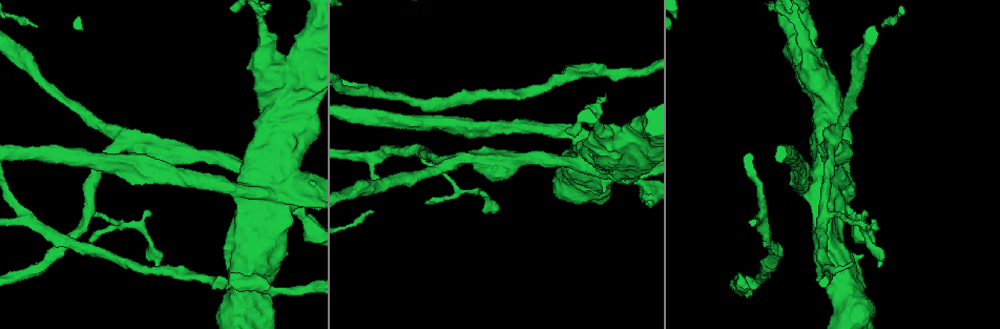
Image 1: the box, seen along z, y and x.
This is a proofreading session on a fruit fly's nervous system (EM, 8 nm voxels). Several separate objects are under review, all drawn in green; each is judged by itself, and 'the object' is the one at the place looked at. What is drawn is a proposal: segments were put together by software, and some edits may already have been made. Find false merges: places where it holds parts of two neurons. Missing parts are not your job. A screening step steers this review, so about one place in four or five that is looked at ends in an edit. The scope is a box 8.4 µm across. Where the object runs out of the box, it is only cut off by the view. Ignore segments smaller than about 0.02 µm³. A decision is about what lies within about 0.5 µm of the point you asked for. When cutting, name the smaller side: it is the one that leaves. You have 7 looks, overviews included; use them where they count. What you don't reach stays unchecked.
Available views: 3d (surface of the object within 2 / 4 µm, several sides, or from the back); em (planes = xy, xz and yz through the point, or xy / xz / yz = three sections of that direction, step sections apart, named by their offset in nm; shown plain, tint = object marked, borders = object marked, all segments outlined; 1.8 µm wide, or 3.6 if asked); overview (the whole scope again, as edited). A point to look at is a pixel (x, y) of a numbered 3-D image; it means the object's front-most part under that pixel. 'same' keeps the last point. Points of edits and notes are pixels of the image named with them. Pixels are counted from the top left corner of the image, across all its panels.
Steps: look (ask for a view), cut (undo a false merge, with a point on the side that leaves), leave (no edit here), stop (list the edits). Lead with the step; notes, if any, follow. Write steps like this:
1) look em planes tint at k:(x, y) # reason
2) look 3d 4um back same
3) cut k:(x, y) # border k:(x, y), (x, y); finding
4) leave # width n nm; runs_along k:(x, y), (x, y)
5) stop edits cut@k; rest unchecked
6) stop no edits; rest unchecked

look em 3.6um xz step 16 tint at 1:(795, 19) # thick turns thin

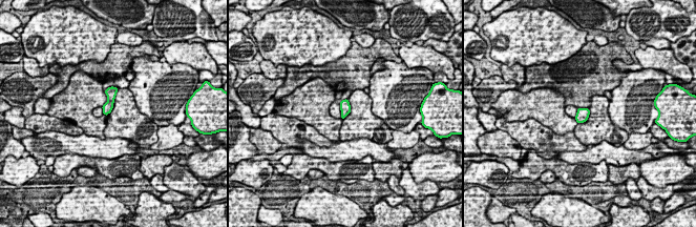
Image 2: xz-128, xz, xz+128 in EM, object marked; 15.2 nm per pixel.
look em 3.6um planes borders same

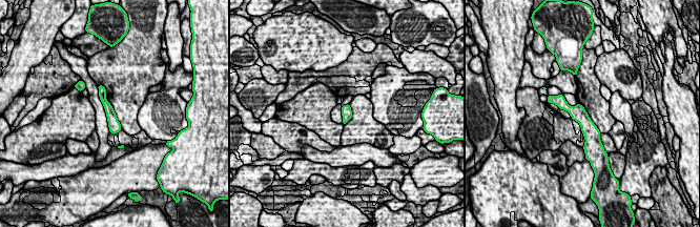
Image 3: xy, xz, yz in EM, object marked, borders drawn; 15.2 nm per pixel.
leave # runs_along 3:(559, 98), (587, 124), (589, 145); continuous, no second neuron

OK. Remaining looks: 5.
look em planes tint at 1:(640, 182) # thick turns thin

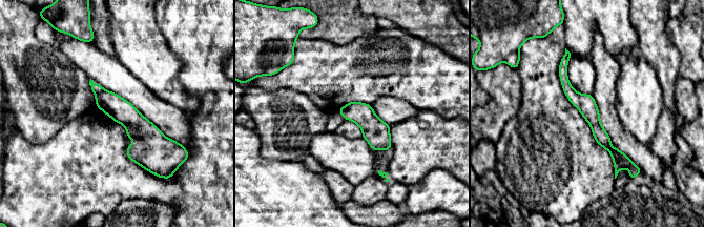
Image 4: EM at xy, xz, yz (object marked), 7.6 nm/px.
cut 4:(122, 111) # two neurons meet here

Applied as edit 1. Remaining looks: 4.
stop edits cut@4; rest unchecked

